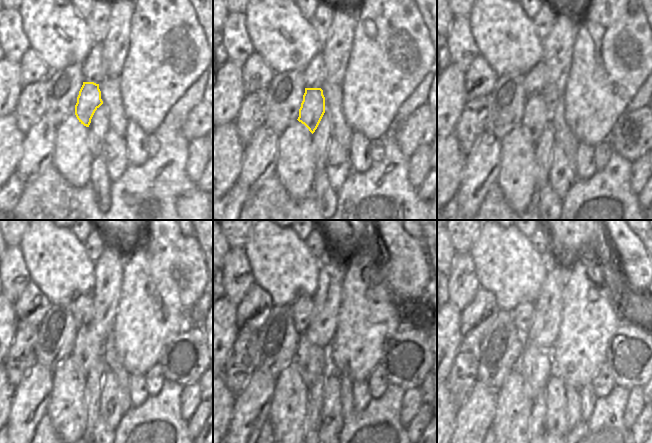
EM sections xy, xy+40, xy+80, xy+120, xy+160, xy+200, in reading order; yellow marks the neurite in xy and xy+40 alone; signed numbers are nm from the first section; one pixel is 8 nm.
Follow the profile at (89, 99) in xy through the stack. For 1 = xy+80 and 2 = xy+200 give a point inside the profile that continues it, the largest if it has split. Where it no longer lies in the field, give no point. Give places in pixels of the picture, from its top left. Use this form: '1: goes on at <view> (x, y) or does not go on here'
1: goes on at xy+80 (535, 113)
2: goes on at xy+200 (536, 374)

